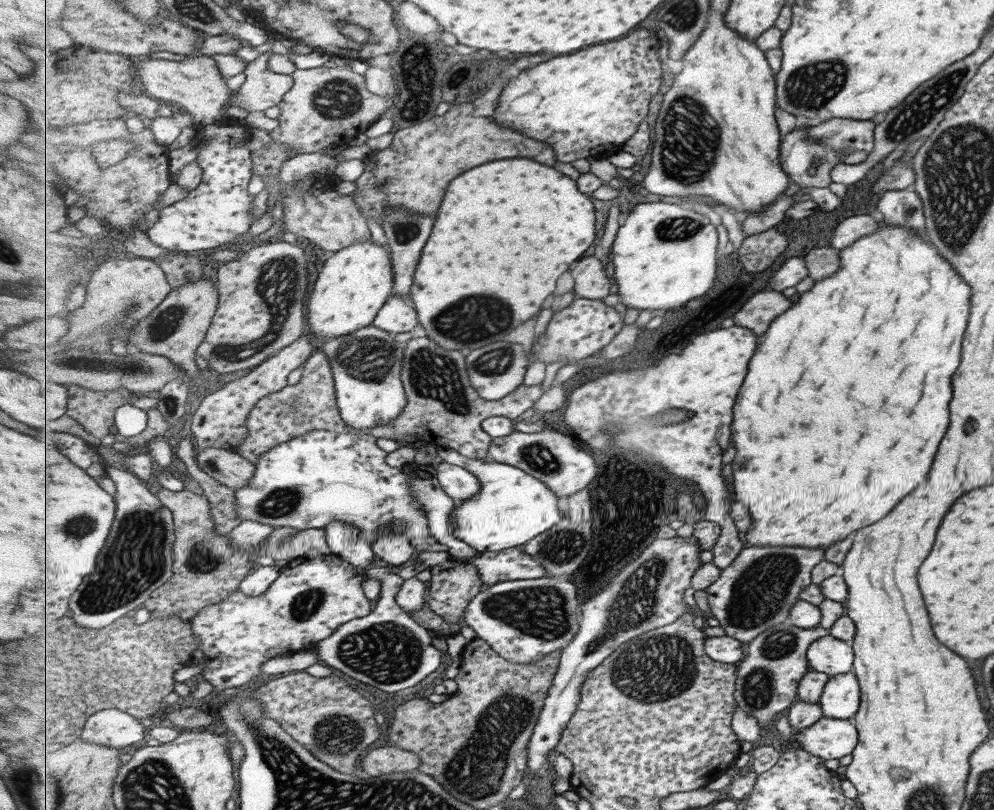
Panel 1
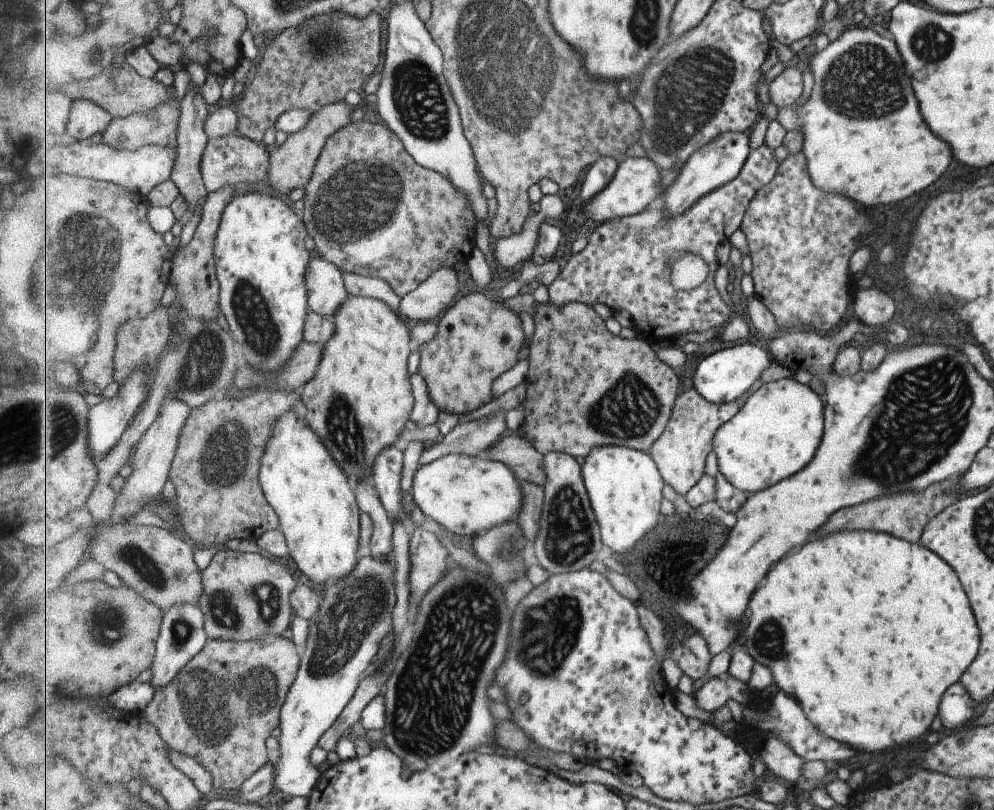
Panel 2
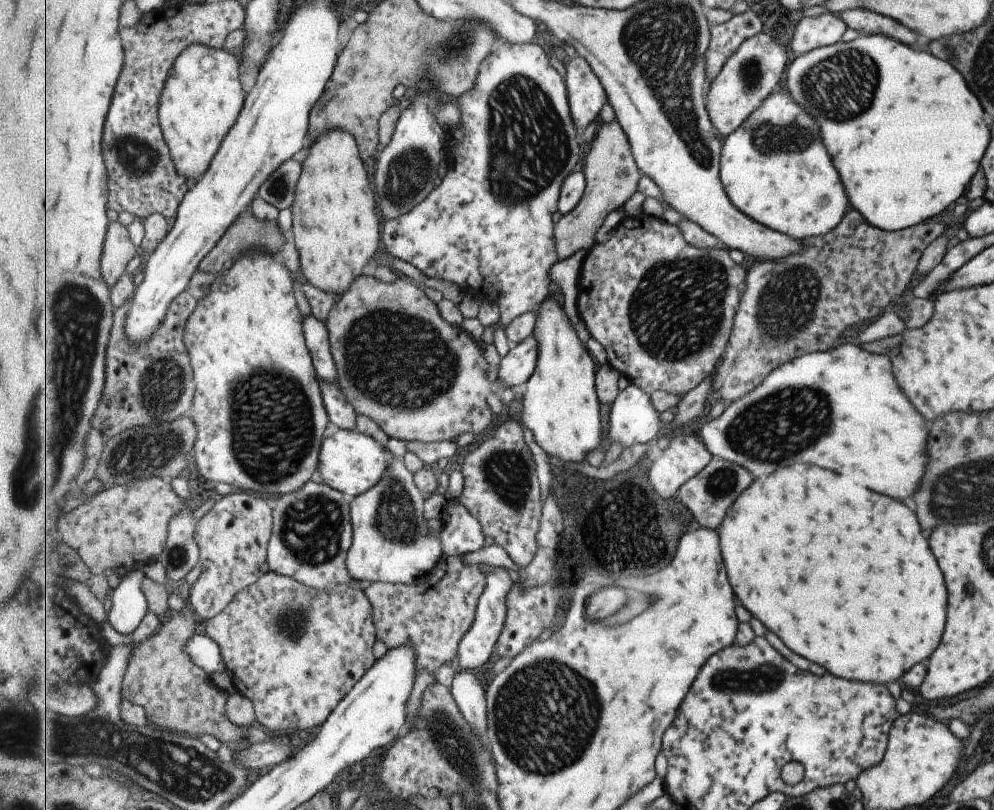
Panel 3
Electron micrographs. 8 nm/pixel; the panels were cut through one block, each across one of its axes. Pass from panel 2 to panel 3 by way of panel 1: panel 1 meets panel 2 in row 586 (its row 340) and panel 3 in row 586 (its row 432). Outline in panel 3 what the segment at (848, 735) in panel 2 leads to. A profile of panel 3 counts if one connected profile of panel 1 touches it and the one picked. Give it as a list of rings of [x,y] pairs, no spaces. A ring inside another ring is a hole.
[[[787,466],[779,472],[775,472],[771,478],[757,478],[743,494],[735,500],[735,506],[731,512],[727,511],[727,518],[717,530],[723,534],[723,556],[727,558],[727,572],[731,578],[731,584],[735,586],[735,592],[739,594],[739,600],[745,604],[745,608],[757,616],[769,630],[779,634],[783,642],[801,654],[805,660],[821,664],[829,674],[847,678],[847,680],[859,680],[859,682],[871,682],[871,684],[887,684],[895,678],[899,678],[907,668],[913,664],[925,660],[941,638],[943,622],[945,622],[945,586],[941,572],[937,568],[935,558],[929,552],[927,540],[921,536],[921,528],[917,524],[915,514],[901,502],[895,502],[883,494],[875,494],[869,490],[857,490],[855,484],[847,482],[843,486],[843,478],[831,470],[821,468],[799,468],[799,466]]]

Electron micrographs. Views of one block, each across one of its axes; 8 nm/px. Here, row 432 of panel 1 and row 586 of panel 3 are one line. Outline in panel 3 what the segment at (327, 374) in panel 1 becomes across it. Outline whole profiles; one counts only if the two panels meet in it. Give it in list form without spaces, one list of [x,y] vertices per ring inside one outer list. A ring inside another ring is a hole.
[[[273,572],[264,574],[255,584],[239,592],[221,614],[206,621],[206,636],[220,644],[228,668],[227,672],[231,674],[237,692],[244,694],[253,701],[258,722],[269,730],[287,730],[291,732],[294,730],[311,730],[315,726],[322,726],[331,716],[331,713],[342,704],[342,700],[377,662],[375,654],[373,654],[373,648],[375,648],[375,642],[378,640],[378,627],[374,619],[374,605],[366,595],[365,590],[338,586],[326,591],[319,591],[305,586],[294,578]]]

